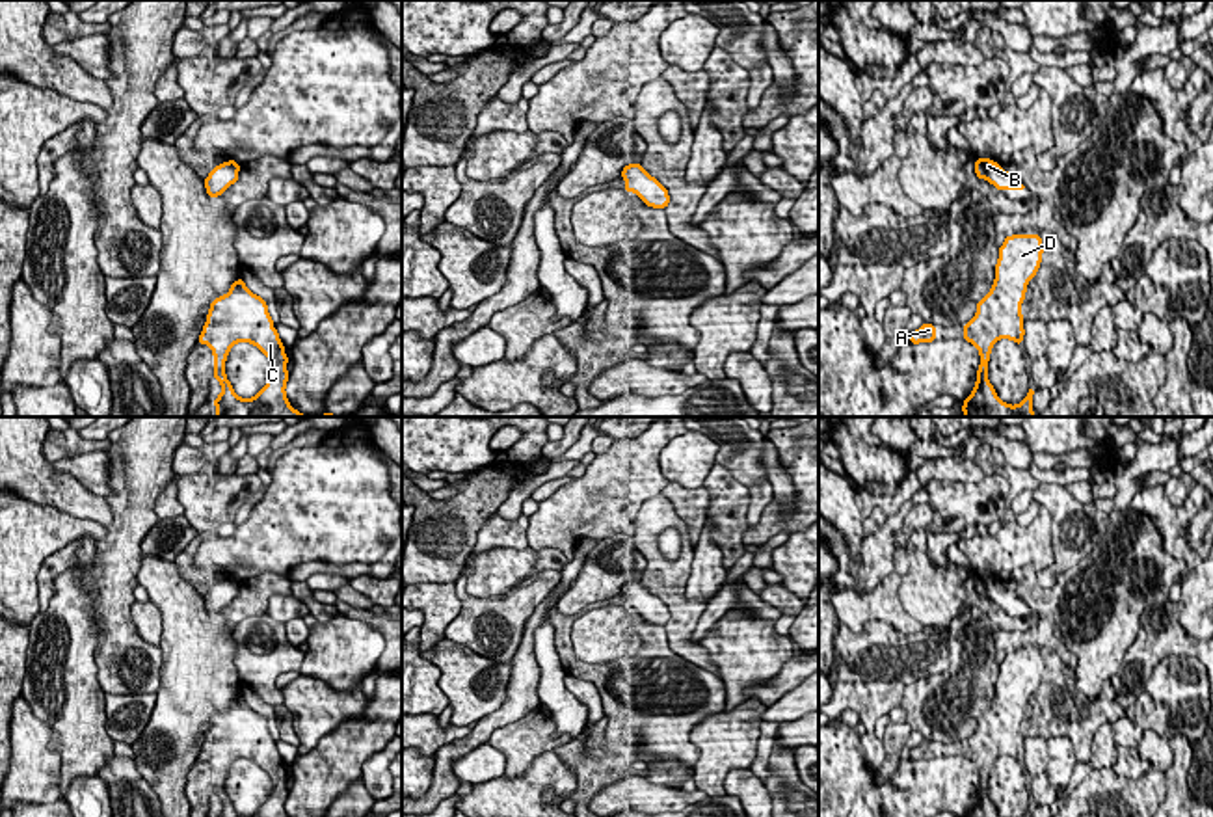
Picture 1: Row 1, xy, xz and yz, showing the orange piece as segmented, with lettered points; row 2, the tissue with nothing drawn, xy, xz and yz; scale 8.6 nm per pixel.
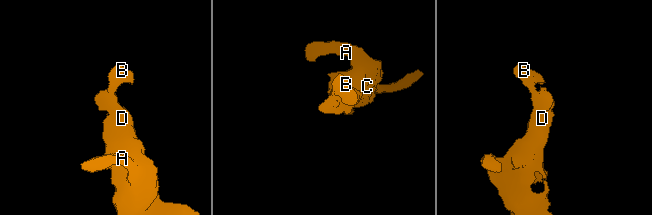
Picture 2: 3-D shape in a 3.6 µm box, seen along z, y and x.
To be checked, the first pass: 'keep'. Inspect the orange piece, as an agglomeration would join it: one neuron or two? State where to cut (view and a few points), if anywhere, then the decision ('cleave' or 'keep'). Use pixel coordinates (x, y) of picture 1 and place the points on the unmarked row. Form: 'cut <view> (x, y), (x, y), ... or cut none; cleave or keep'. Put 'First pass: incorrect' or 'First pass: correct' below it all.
cut none; keep
First pass: correct

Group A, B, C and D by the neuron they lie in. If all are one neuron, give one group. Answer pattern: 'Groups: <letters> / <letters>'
Groups: A B C D

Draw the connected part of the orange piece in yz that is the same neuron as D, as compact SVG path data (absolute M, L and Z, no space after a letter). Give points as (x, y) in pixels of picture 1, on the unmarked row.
M1012 651L999 664L992 707L977 718L977 731L964 743L964 756L980 772L977 798L966 817L1001 817L986 793L990 769L999 756L1023 759L1025 735L1020 726L1027 702L1040 685L1042 670L1040 651Z

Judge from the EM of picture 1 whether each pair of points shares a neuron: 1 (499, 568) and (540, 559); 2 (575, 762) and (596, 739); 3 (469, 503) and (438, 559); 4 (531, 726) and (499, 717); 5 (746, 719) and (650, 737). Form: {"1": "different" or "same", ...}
{"1": "same", "2": "same", "3": "same", "4": "different", "5": "different"}

